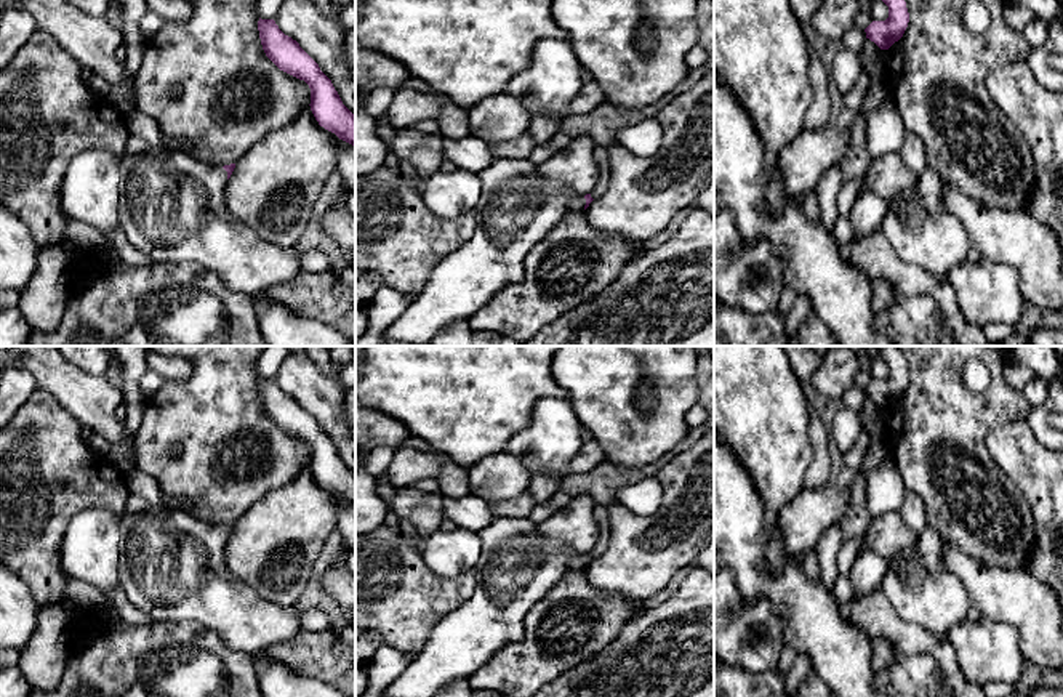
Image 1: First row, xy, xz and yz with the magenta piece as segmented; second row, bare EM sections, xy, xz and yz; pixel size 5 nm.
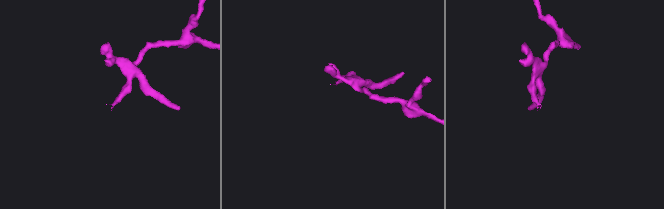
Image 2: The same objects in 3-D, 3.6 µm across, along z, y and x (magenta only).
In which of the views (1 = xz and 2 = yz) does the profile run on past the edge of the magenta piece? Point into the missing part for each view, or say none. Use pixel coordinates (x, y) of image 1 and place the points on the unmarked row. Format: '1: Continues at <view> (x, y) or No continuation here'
1: Continues at xz (519, 566)
2: No continuation here

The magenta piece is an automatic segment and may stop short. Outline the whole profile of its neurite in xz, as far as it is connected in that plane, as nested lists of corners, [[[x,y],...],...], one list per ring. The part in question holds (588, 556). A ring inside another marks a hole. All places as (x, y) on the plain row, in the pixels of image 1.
[[[496,516],[475,534],[482,553],[472,596],[435,623],[424,647],[413,654],[381,697],[435,697],[451,681],[469,679],[503,646],[522,641],[527,612],[551,593],[567,570],[586,569],[594,559],[591,553],[567,553],[565,543],[544,537],[530,518]]]

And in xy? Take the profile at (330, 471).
[[[259,377],[258,389],[266,415],[280,429],[309,444],[309,465],[319,484],[355,505],[355,474],[343,463],[331,439],[320,429],[319,423],[296,399],[285,394],[274,378]]]

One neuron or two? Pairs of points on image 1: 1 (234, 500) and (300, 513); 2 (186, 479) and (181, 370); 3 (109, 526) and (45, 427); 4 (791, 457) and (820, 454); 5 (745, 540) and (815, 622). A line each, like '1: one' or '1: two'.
1: two
2: two
3: two
4: two
5: one

